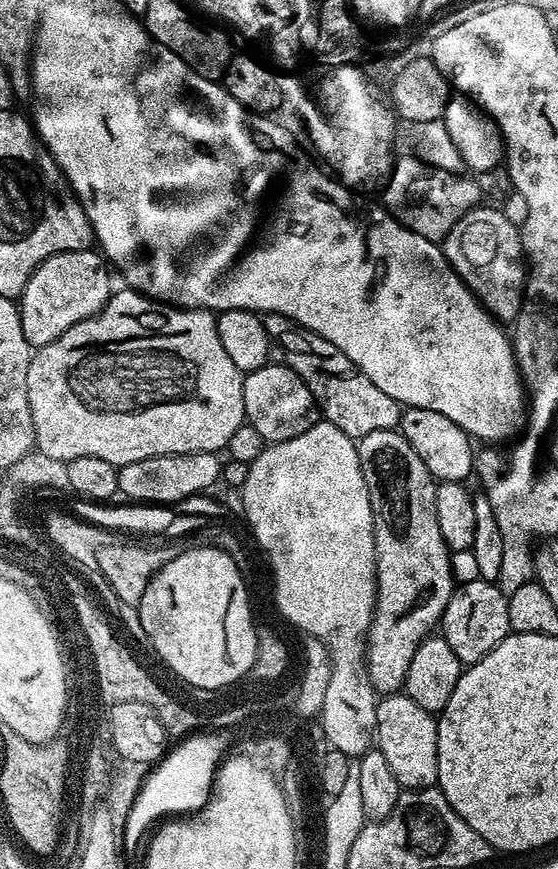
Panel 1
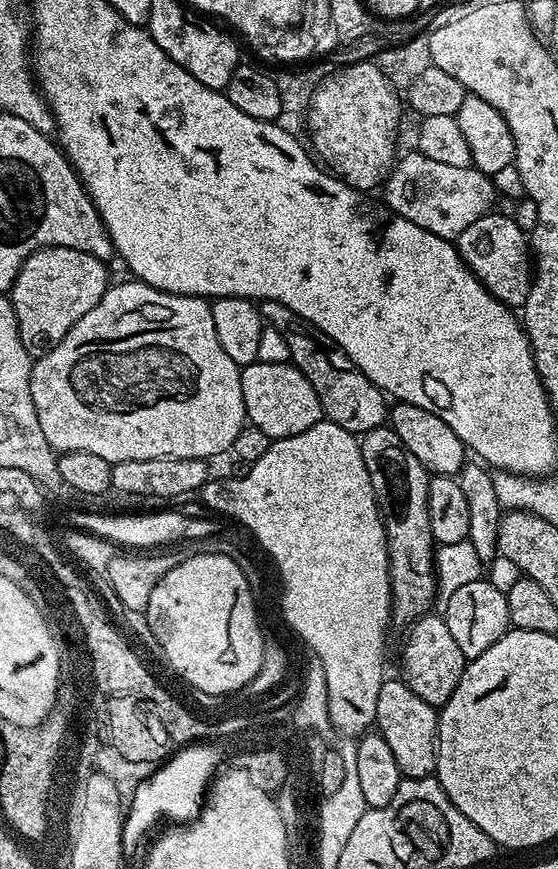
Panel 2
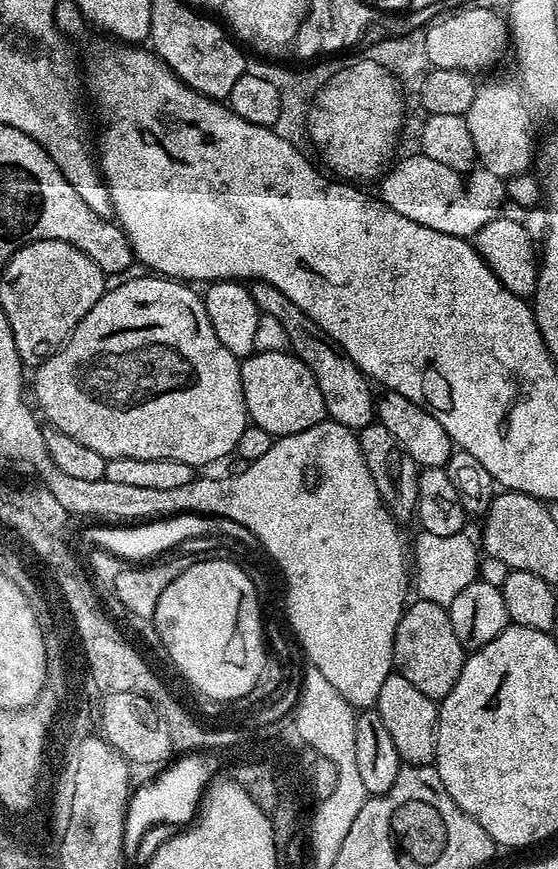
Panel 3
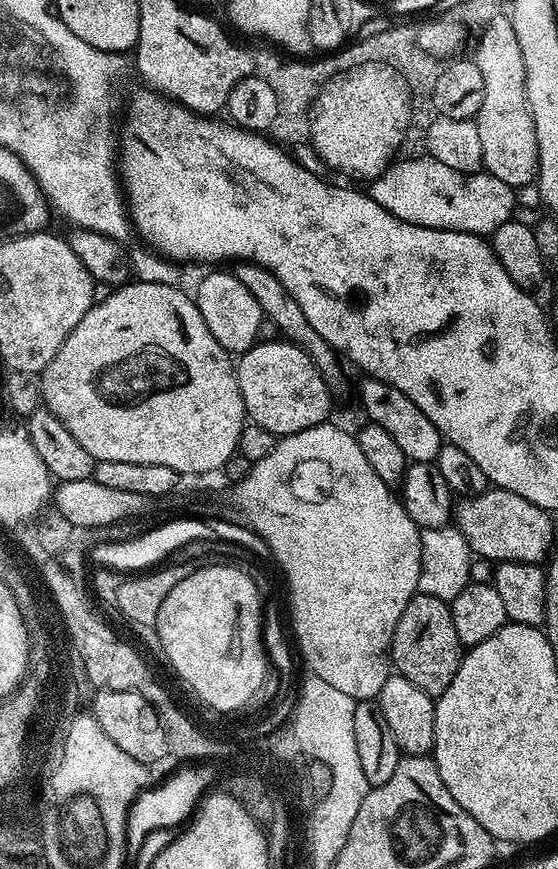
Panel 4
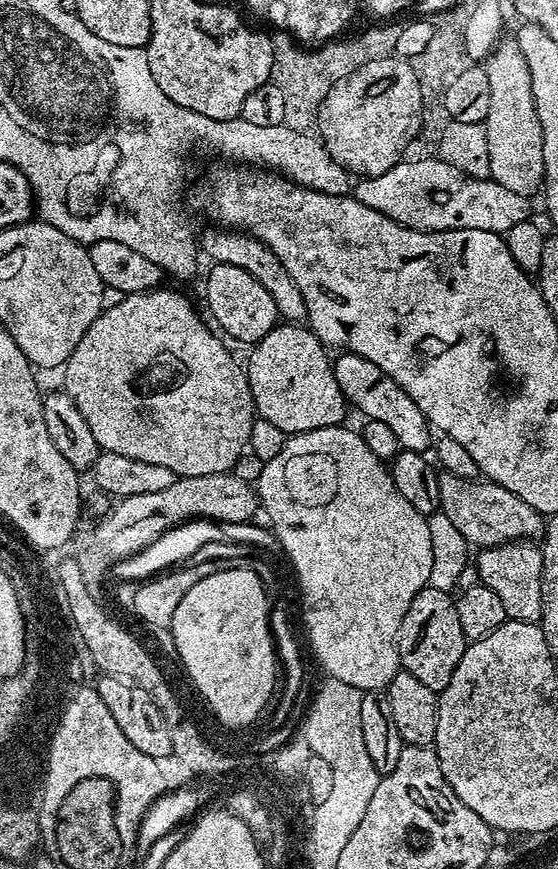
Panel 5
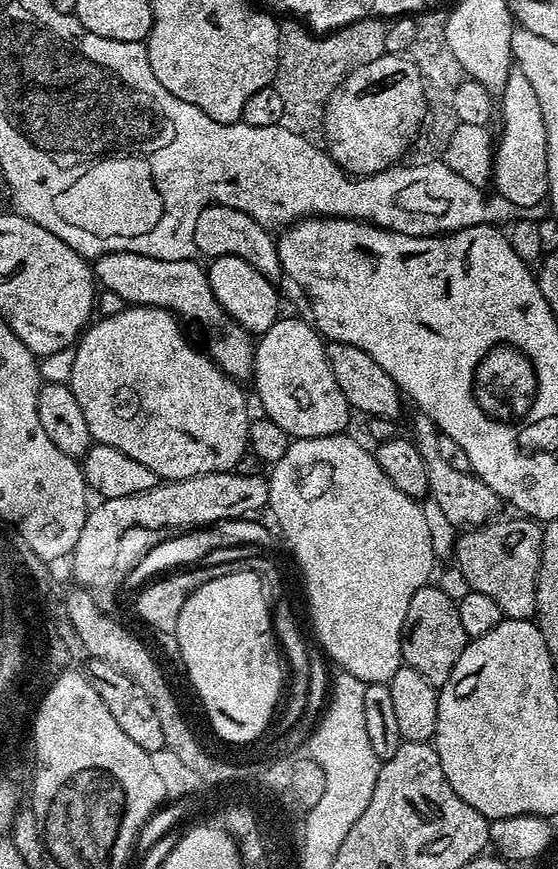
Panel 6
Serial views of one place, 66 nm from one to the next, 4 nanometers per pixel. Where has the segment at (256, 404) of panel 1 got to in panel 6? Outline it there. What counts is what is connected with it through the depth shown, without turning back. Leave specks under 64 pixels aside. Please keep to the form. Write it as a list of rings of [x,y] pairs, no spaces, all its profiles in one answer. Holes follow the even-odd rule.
[[[285,315],[270,330],[259,333],[251,383],[256,383],[256,396],[267,419],[286,430],[289,438],[322,438],[338,436],[345,431],[350,409],[342,394],[334,370],[330,370],[328,350],[319,332],[307,319]]]

